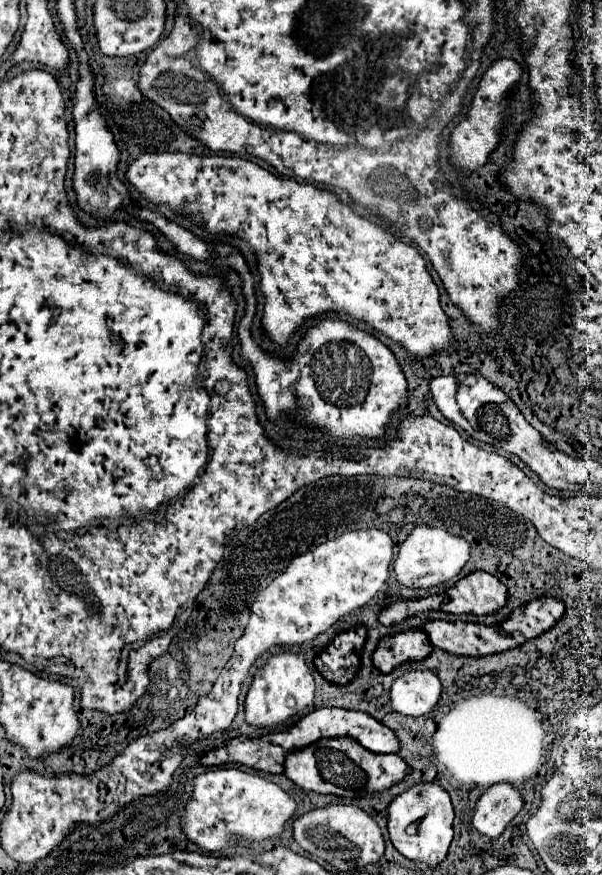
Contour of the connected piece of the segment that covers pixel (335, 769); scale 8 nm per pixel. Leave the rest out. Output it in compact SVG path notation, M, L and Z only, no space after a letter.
M340 737L340 739L322 739L300 751L288 753L284 763L284 775L294 781L298 787L322 795L336 795L346 799L372 797L388 791L392 785L400 783L412 767L400 755L380 755L362 747L358 741Z

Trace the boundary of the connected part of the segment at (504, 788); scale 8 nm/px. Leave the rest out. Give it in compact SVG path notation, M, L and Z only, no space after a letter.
M496 783L480 795L472 815L472 825L486 837L500 837L522 807L524 799L514 785Z

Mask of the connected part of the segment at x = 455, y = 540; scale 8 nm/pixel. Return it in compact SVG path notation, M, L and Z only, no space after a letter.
M420 525L400 545L398 557L394 561L394 573L396 573L396 581L402 587L428 589L428 587L446 583L448 579L456 577L462 571L462 567L466 565L468 559L470 559L468 541L464 541L462 537L456 537L456 535L452 535L444 529L434 529L434 527Z

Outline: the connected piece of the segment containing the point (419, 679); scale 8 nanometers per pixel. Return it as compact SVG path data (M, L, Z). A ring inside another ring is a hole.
M408 671L398 677L390 689L392 709L406 717L428 715L438 699L442 687L434 673L430 671Z

